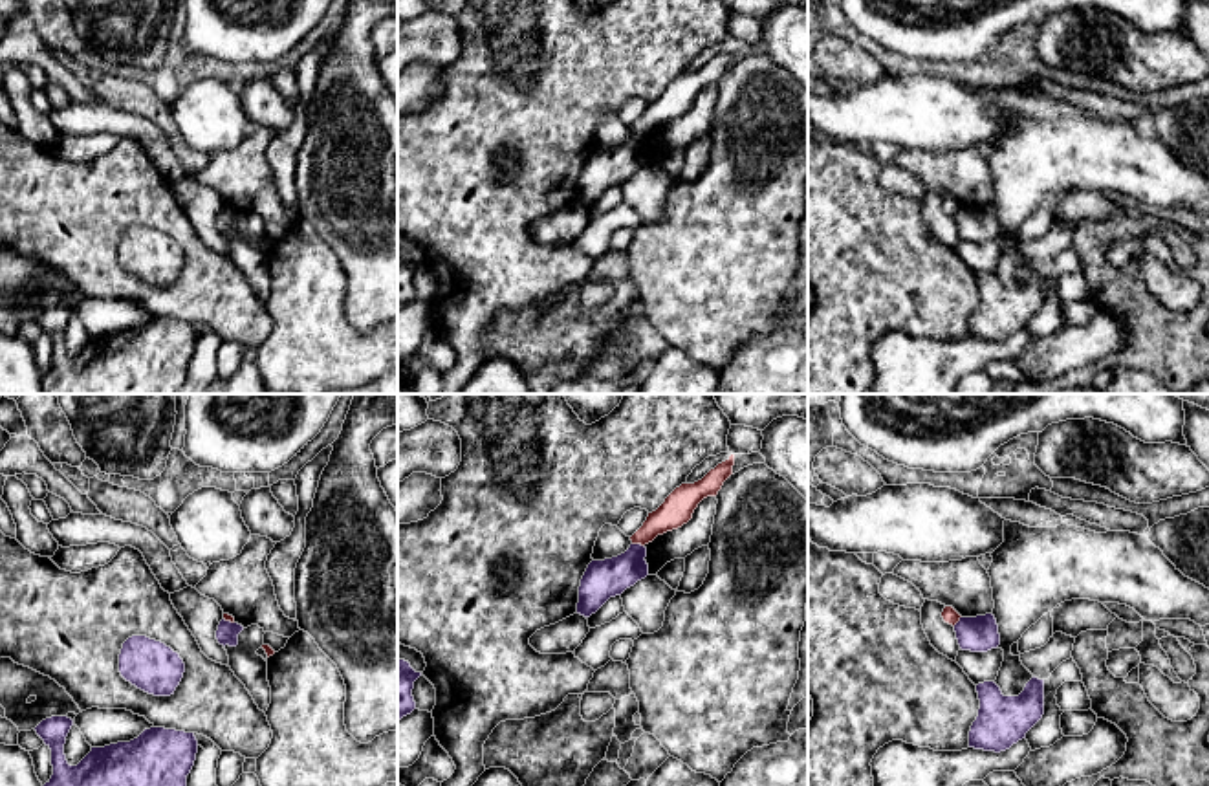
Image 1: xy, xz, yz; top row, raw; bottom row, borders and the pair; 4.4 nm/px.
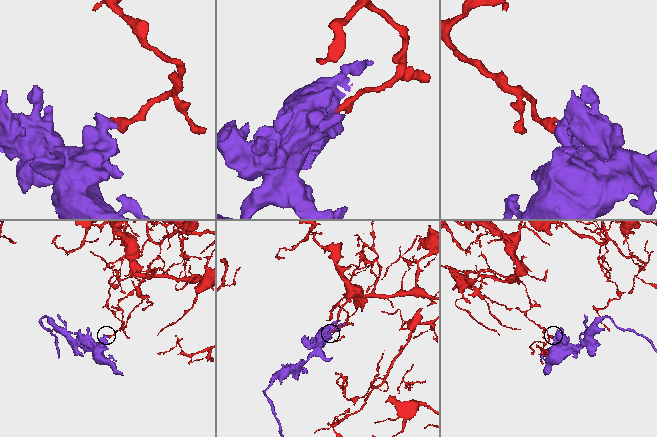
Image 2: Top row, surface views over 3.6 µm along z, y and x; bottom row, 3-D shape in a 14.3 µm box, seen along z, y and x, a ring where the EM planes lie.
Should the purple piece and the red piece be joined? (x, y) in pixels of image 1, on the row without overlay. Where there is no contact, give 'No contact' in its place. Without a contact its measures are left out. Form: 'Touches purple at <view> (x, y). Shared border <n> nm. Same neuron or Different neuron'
Touches purple at xz (638, 134). Shared border 60 nm. Different neuron

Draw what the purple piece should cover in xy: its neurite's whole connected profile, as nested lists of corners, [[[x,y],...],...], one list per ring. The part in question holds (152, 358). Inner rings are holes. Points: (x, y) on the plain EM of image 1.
[[[68,306],[42,310],[35,321],[51,339],[46,394],[178,394],[187,377],[198,330],[194,322],[150,317],[130,332],[92,341],[70,355],[64,344],[73,315]]]

